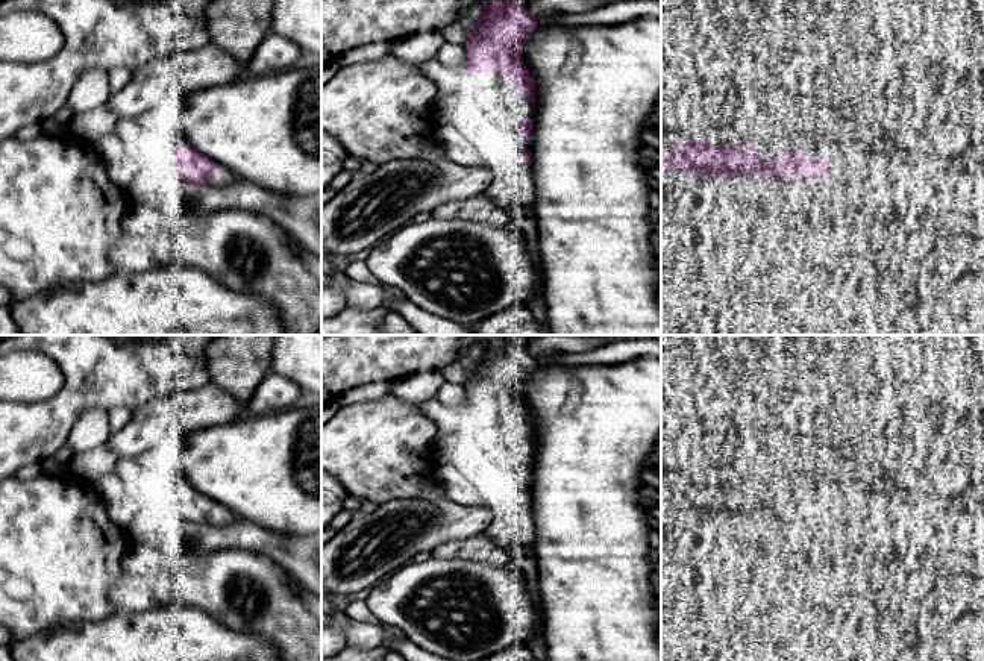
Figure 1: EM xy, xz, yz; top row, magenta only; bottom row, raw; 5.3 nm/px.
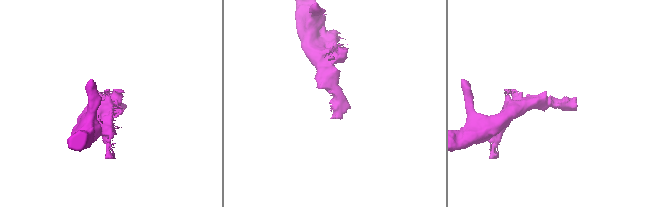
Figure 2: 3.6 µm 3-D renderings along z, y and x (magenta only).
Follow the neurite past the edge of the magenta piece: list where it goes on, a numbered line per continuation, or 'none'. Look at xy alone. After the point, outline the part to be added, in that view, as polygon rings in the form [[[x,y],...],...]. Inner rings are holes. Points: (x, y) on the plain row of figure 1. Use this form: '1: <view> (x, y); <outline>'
1: xy (225, 517); [[[221,505],[221,509],[220,512],[217,514],[215,517],[215,525],[217,526],[226,526],[226,525],[230,525],[232,522],[237,520],[237,514],[233,514],[229,508],[223,506]]]

